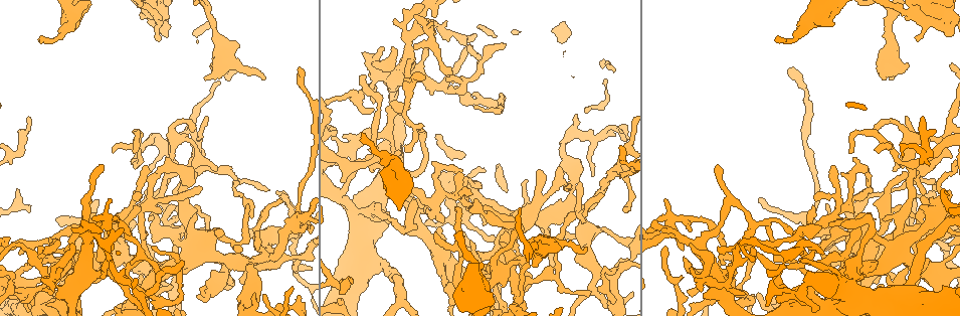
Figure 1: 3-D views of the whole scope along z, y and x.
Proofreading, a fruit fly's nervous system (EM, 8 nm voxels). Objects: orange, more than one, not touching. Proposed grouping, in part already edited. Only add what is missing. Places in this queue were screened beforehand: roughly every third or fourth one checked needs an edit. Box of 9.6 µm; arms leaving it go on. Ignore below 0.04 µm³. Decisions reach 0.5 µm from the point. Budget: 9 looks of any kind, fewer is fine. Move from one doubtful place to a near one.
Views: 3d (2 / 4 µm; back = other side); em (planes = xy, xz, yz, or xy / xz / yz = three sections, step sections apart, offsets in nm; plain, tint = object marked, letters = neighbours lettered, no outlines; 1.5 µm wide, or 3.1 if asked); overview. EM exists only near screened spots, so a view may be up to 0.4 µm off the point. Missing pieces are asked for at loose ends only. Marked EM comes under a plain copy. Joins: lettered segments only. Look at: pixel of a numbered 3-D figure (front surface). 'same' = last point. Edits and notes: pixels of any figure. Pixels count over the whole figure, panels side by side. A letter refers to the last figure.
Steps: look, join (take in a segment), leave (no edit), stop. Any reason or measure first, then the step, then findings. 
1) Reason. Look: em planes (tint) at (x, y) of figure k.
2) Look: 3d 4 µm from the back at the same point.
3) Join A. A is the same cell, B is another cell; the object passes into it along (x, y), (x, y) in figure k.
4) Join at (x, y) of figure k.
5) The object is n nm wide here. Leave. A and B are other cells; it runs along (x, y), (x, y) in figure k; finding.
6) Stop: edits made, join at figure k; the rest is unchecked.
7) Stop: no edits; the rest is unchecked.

An open end. Look: em planes (tint) at (908, 65) of figure 1.

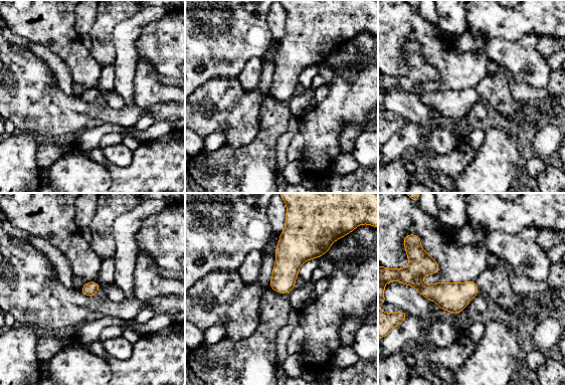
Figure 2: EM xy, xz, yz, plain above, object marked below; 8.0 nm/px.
See the neighbours. Look: em planes (letters) at the same point.

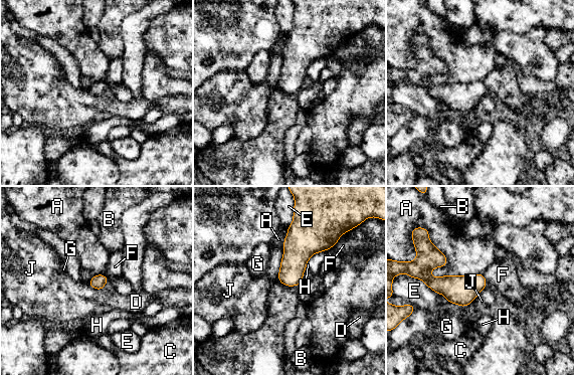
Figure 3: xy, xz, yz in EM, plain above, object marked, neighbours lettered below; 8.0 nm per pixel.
Leave. A, B, C, D, E, F, G, H and J are other cells; a border runs along (108, 277), (96, 274), (87, 283) in figure 3; no lettered segment goes on from it.

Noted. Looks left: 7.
An open end. Look: 3d 2 µm at (20, 253) of figure 1.

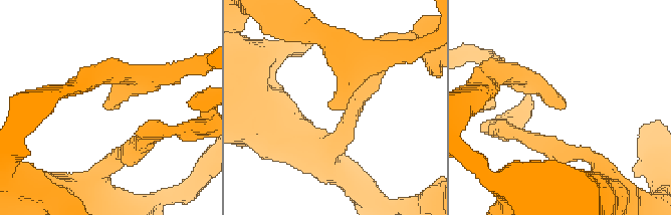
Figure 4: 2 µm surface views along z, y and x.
Shape alone is not enough. Look: em xy step 4 (tint) at (332, 107) of figure 4.

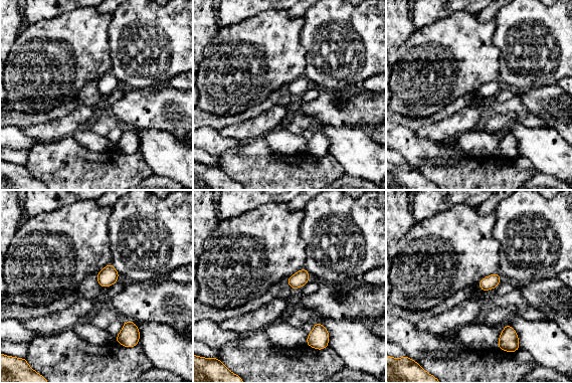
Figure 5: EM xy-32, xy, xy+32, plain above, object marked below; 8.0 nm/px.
Look: em yz step 4 (letters) at the same point.

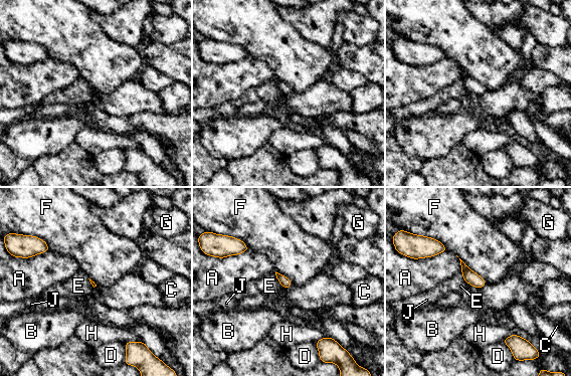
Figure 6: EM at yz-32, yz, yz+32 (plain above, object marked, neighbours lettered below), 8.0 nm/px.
Leave. A, B, C, D, E, F, G, H and J are other cells; a border runs along (456, 254), (487, 283) in figure 6; no lettered segment goes on from it.

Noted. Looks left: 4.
Free end. Look: 3d 4 µm at (814, 200) of figure 1.

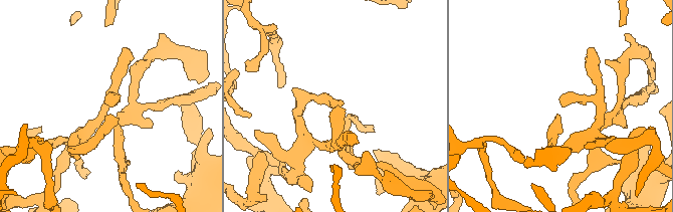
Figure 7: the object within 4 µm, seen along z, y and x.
Look: em planes (letters) at (110, 105) of figure 7.

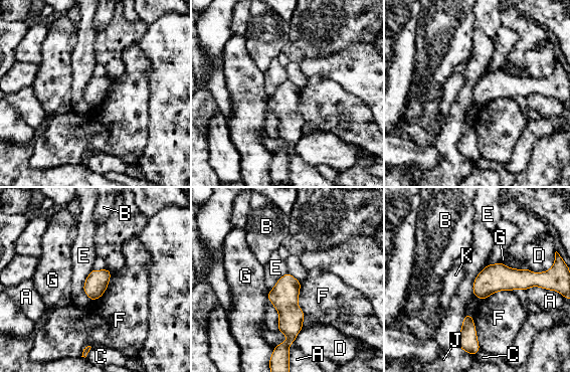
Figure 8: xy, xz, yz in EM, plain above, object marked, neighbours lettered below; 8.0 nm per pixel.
Leave. A, B, C, D, E, F, G, J and K are other cells; a border runs along (488, 263), (472, 286), (481, 300) in figure 8; none of them fits.

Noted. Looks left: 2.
End of a long branch. Look: em xz step 8 (letters) at (474, 105) of figure 1.

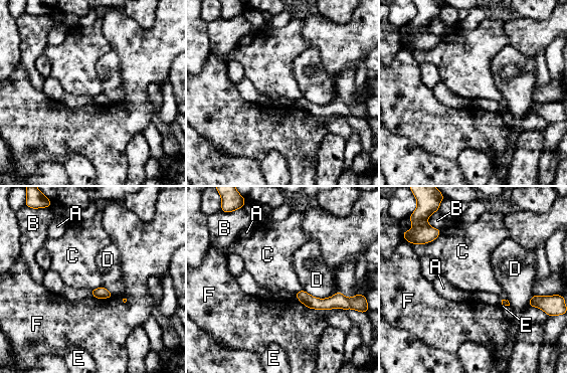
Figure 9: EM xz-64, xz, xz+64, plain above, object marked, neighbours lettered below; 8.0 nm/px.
Leave. A, B, C, D, E and F are other cells; a border runs along (441, 230), (434, 239), (422, 244) in figure 9; no lettered segment goes on from it.

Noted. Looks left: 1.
Stop: no edits; the rest is unchecked.

